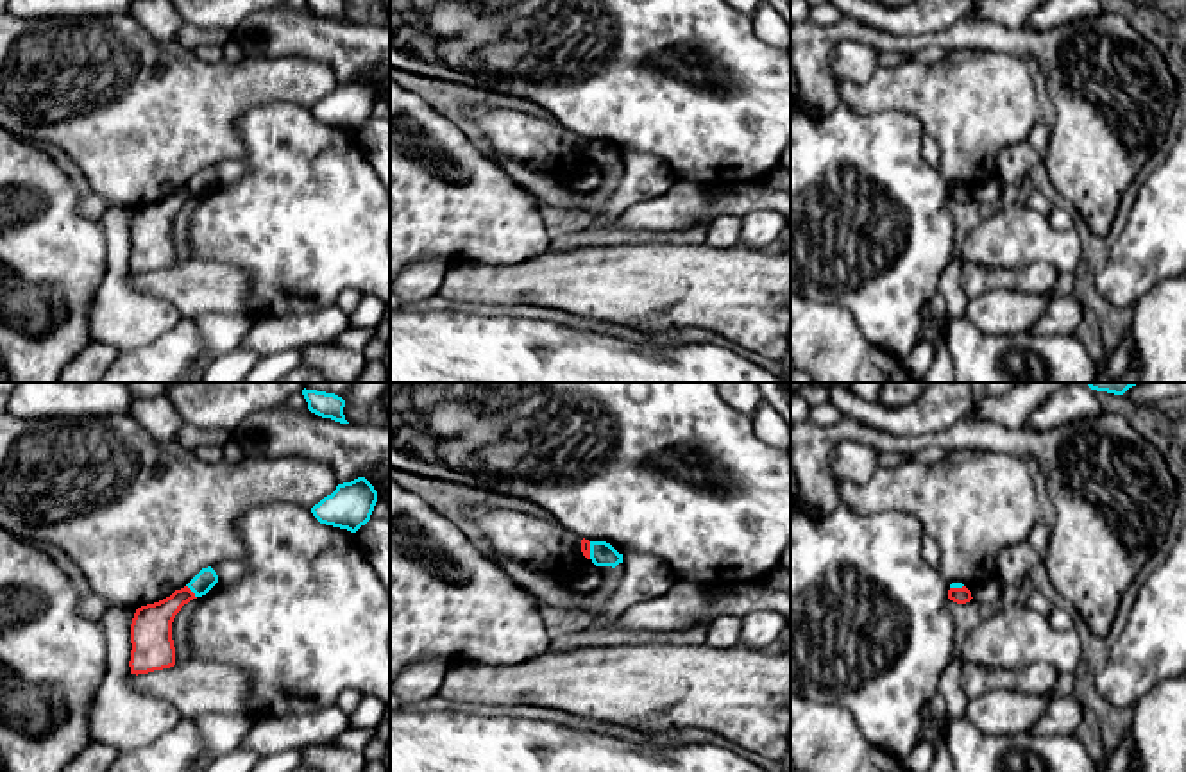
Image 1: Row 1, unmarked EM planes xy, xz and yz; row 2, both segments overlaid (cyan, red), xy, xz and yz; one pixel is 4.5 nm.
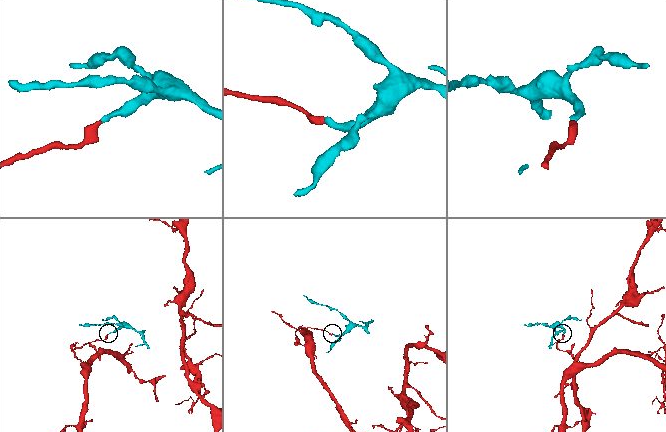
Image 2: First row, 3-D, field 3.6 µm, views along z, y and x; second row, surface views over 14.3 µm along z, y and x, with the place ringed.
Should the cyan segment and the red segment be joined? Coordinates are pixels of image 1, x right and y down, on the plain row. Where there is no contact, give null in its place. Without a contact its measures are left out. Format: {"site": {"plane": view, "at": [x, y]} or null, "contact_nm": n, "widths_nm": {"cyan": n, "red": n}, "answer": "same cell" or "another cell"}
{"site": {"plane": "xy", "at": [192, 190]}, "contact_nm": 80, "widths_nm": {"cyan": 90, "red": 180}, "answer": "same cell"}

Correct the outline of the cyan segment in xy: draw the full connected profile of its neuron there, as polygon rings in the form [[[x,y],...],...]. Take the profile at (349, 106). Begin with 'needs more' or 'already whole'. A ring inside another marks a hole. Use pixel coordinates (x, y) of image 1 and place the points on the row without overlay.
already whole; [[[365,79],[338,84],[336,89],[311,107],[313,116],[326,125],[356,132],[370,120],[377,91]]]

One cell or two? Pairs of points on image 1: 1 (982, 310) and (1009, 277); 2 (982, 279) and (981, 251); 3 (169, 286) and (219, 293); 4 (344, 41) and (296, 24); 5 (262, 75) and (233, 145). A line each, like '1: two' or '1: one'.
1: two
2: two
3: one
4: one
5: one

